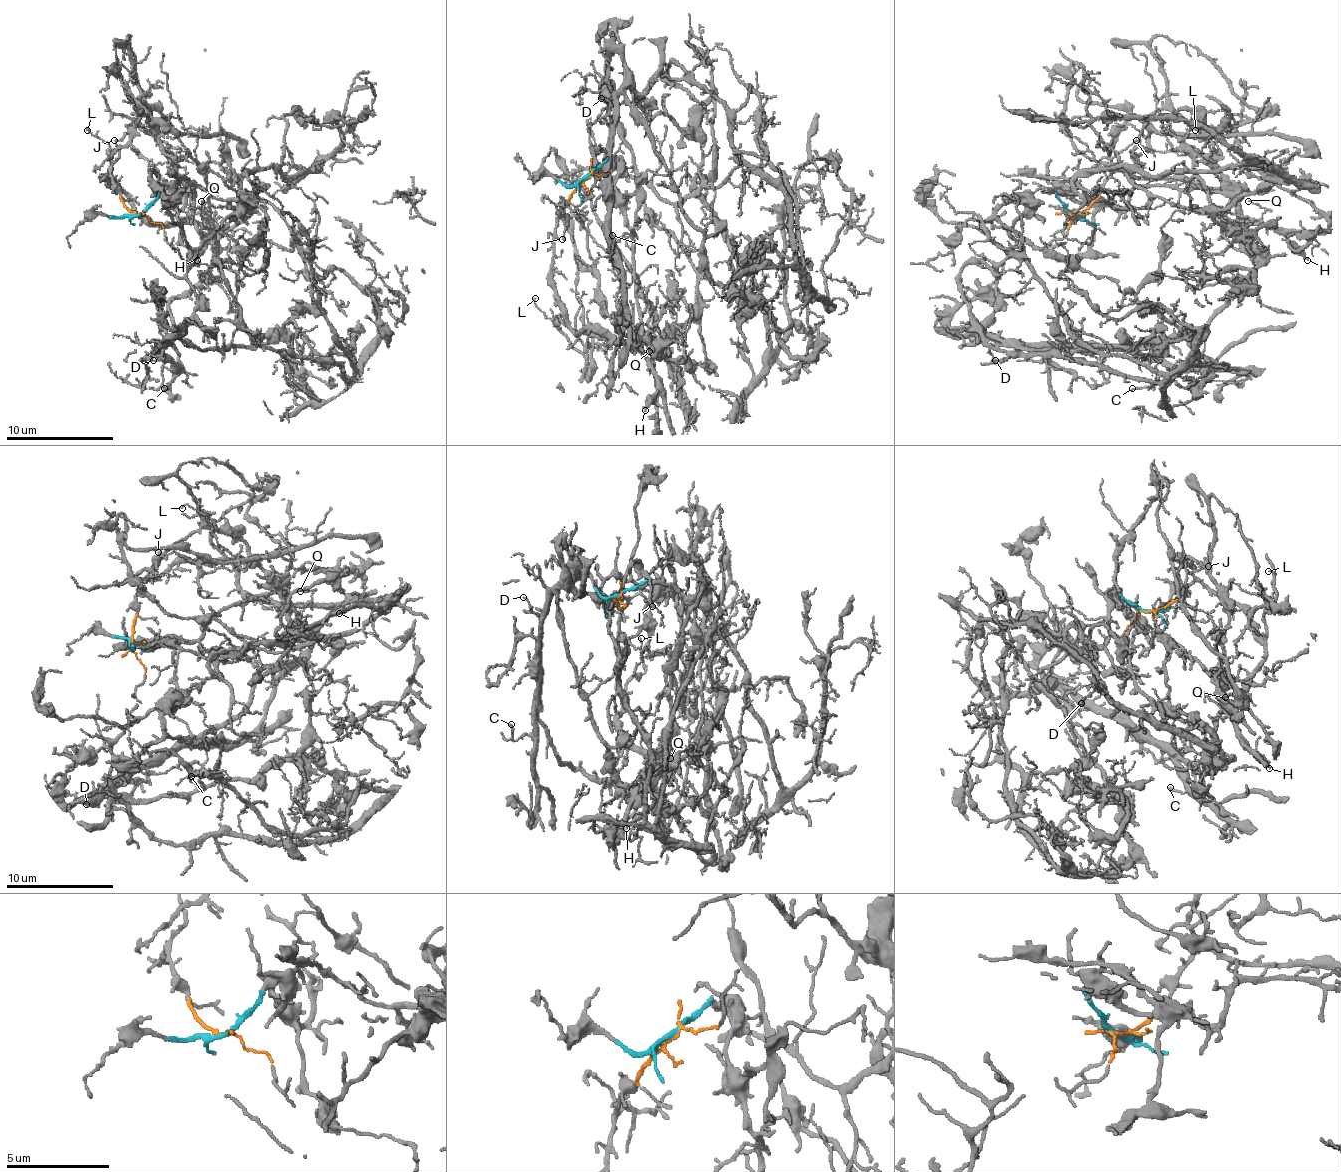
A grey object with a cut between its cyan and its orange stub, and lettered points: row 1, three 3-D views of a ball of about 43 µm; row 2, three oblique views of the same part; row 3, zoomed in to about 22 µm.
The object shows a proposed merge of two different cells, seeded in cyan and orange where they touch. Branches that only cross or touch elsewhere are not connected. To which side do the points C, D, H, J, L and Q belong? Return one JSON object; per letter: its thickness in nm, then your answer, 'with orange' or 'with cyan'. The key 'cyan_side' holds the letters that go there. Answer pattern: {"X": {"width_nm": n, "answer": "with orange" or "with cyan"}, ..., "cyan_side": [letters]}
{"C": {"width_nm": 150, "answer": "with cyan"}, "D": {"width_nm": 130, "answer": "with cyan"}, "H": {"width_nm": 240, "answer": "with orange"}, "J": {"width_nm": 110, "answer": "with orange"}, "L": {"width_nm": 90, "answer": "with orange"}, "Q": {"width_nm": 130, "answer": "with orange"}, "cyan_side": ["C", "D"]}

